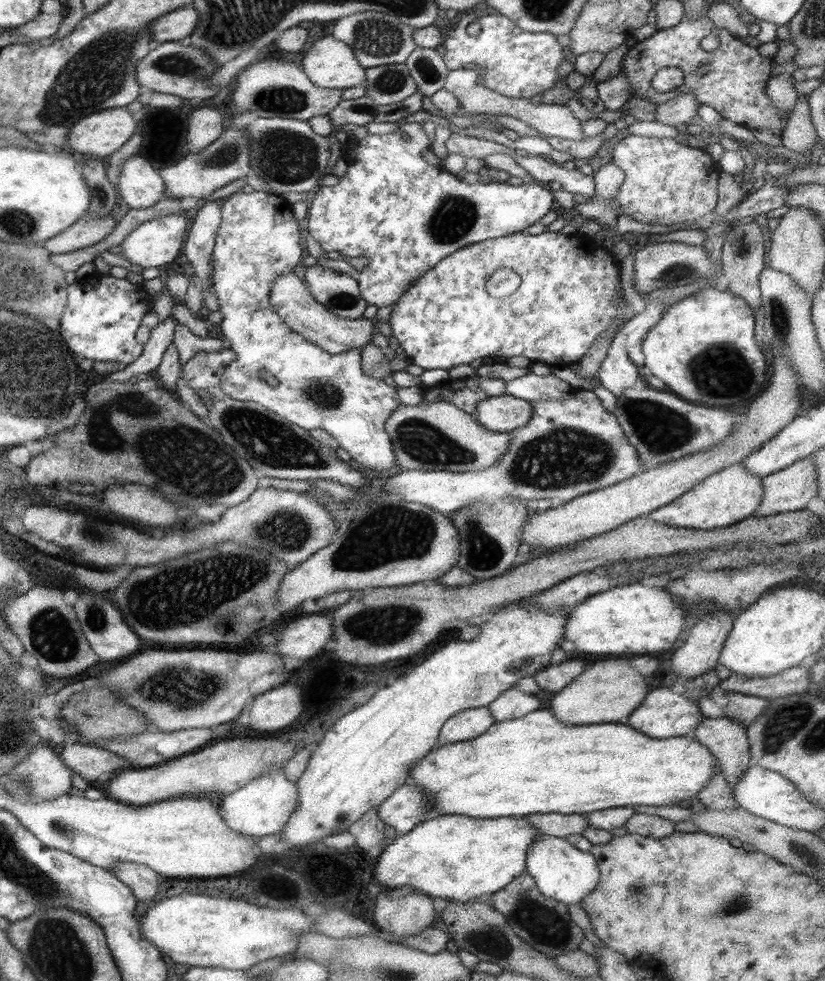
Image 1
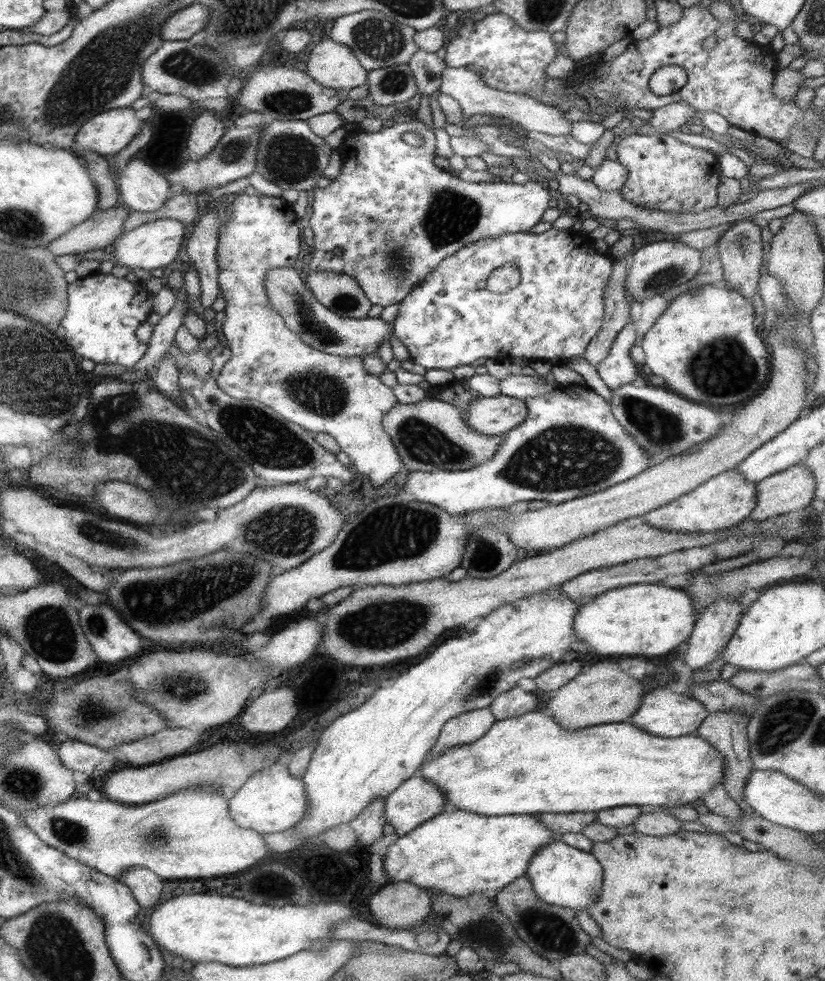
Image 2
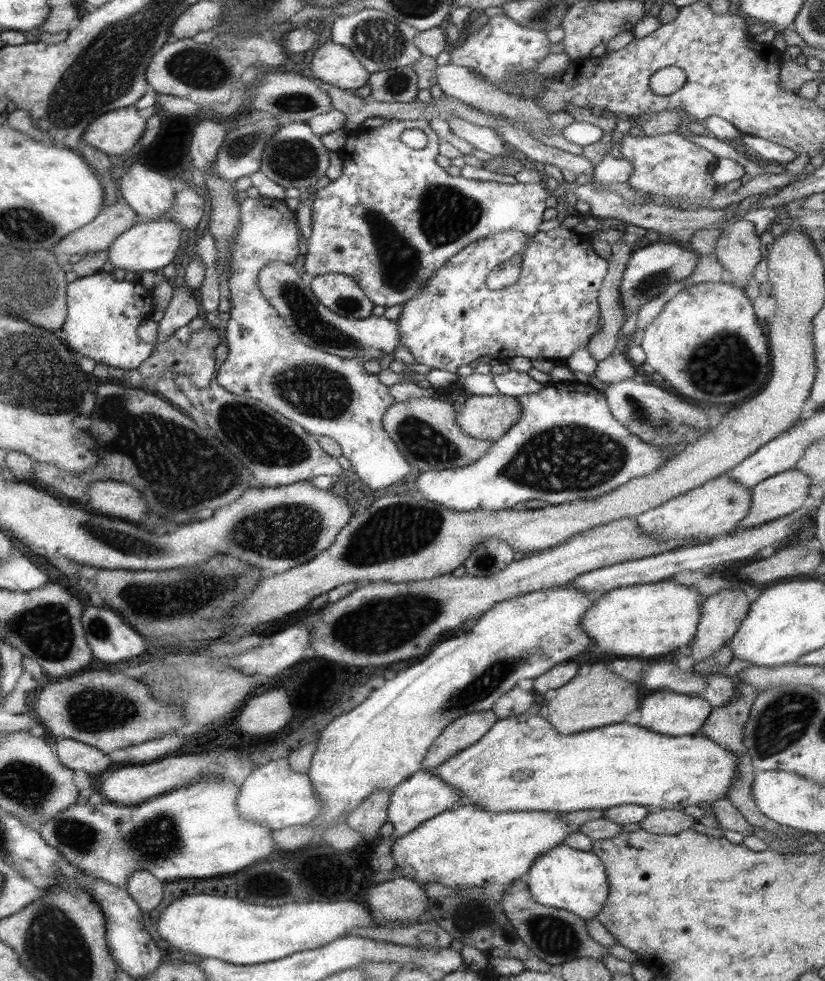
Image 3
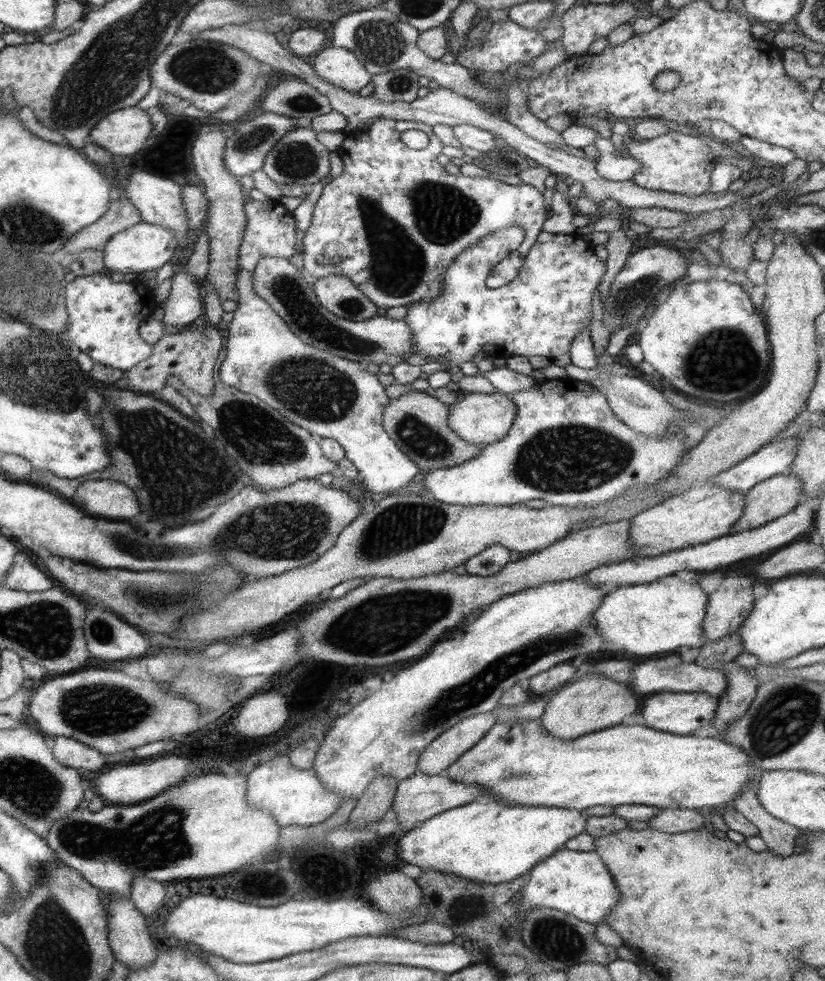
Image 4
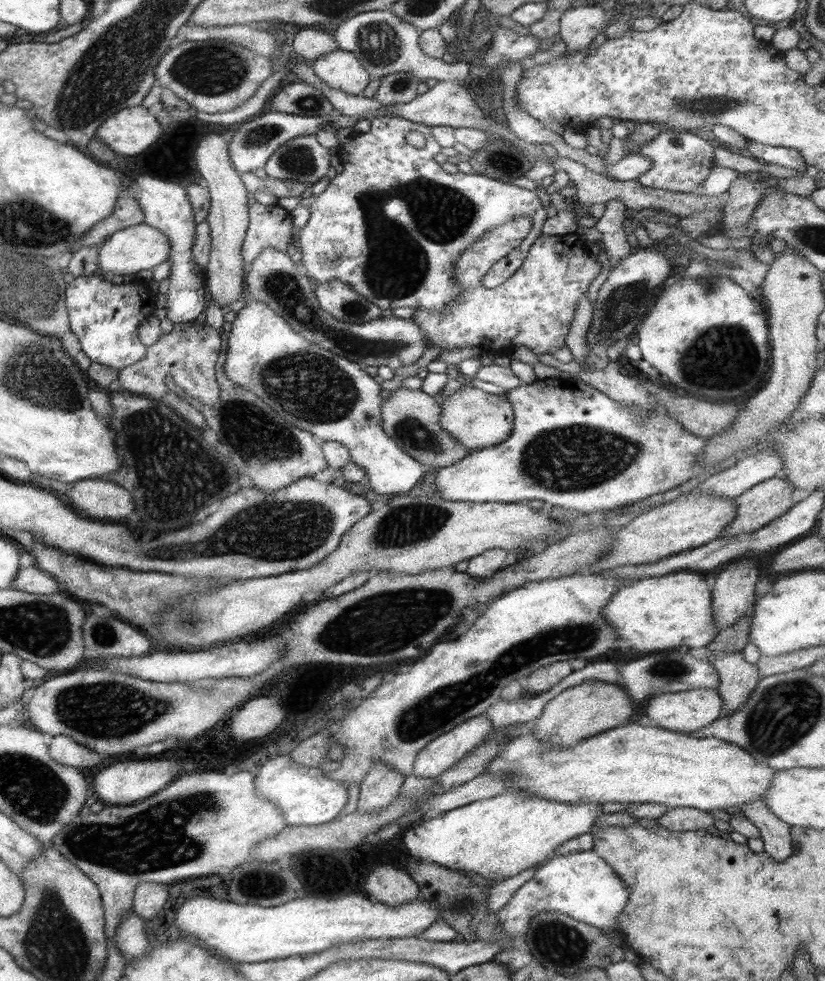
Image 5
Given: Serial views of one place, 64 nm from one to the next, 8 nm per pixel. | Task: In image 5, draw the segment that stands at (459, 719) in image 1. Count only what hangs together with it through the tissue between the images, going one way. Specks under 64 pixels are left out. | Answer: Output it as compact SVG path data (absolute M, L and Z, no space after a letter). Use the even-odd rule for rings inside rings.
M484 714L460 722L417 753L411 773L418 777L436 778L474 750L491 728L491 721Z

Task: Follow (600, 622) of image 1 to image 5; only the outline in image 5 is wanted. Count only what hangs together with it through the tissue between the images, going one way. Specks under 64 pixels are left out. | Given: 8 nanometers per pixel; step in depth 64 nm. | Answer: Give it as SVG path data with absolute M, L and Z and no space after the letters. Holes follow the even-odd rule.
M685 571L624 583L606 600L601 610L601 617L614 630L616 638L627 640L629 646L641 654L667 650L667 648L676 646L687 646L689 649L704 647L719 632L715 629L713 619L711 619L711 594L705 579L705 573Z

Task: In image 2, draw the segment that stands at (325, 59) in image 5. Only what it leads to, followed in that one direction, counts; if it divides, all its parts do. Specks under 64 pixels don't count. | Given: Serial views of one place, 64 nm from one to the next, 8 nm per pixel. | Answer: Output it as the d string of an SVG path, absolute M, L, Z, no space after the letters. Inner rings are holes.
M331 39L320 40L307 55L306 74L319 87L349 91L350 88L366 83L367 72L360 65L348 46L333 42Z

